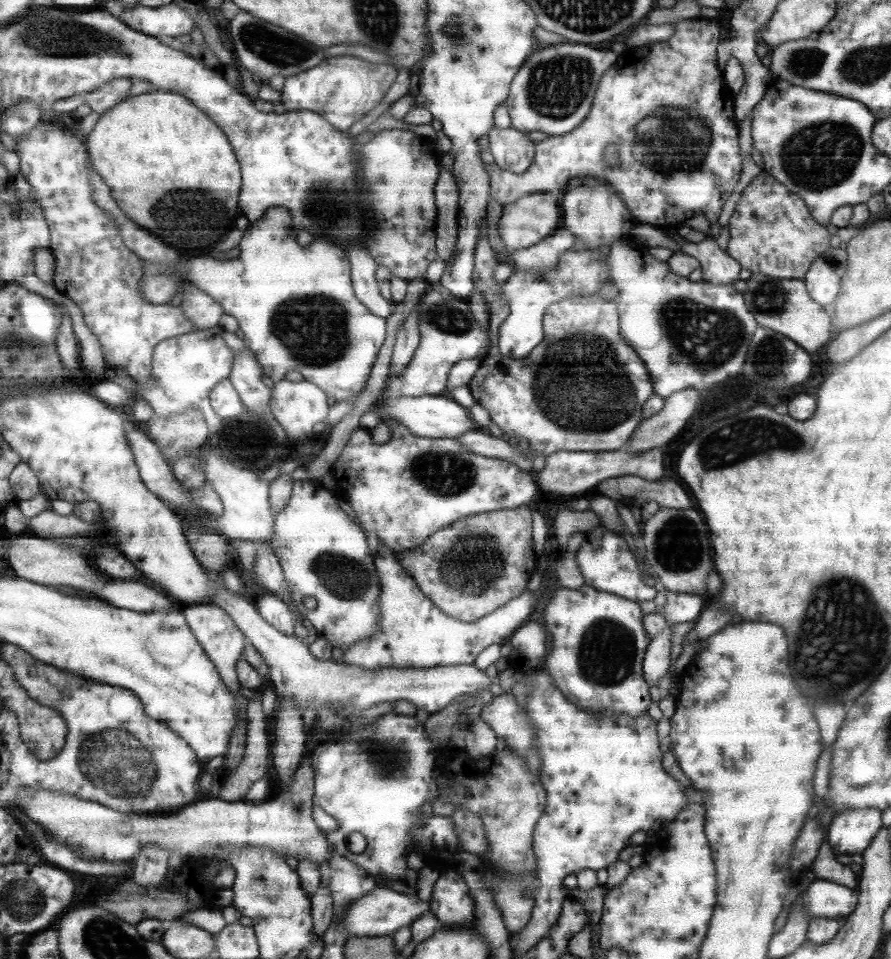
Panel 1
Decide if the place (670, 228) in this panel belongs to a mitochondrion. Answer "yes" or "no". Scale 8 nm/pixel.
no

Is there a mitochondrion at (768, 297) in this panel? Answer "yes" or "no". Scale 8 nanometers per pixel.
yes

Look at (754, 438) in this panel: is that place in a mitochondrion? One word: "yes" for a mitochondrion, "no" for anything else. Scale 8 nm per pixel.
yes

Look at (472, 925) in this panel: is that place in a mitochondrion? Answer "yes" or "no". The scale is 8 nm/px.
no

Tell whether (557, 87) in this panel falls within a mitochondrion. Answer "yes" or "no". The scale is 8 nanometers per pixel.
yes

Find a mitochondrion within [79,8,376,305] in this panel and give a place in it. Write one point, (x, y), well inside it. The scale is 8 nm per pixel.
(271, 45)

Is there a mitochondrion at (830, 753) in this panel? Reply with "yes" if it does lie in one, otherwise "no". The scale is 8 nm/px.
no

